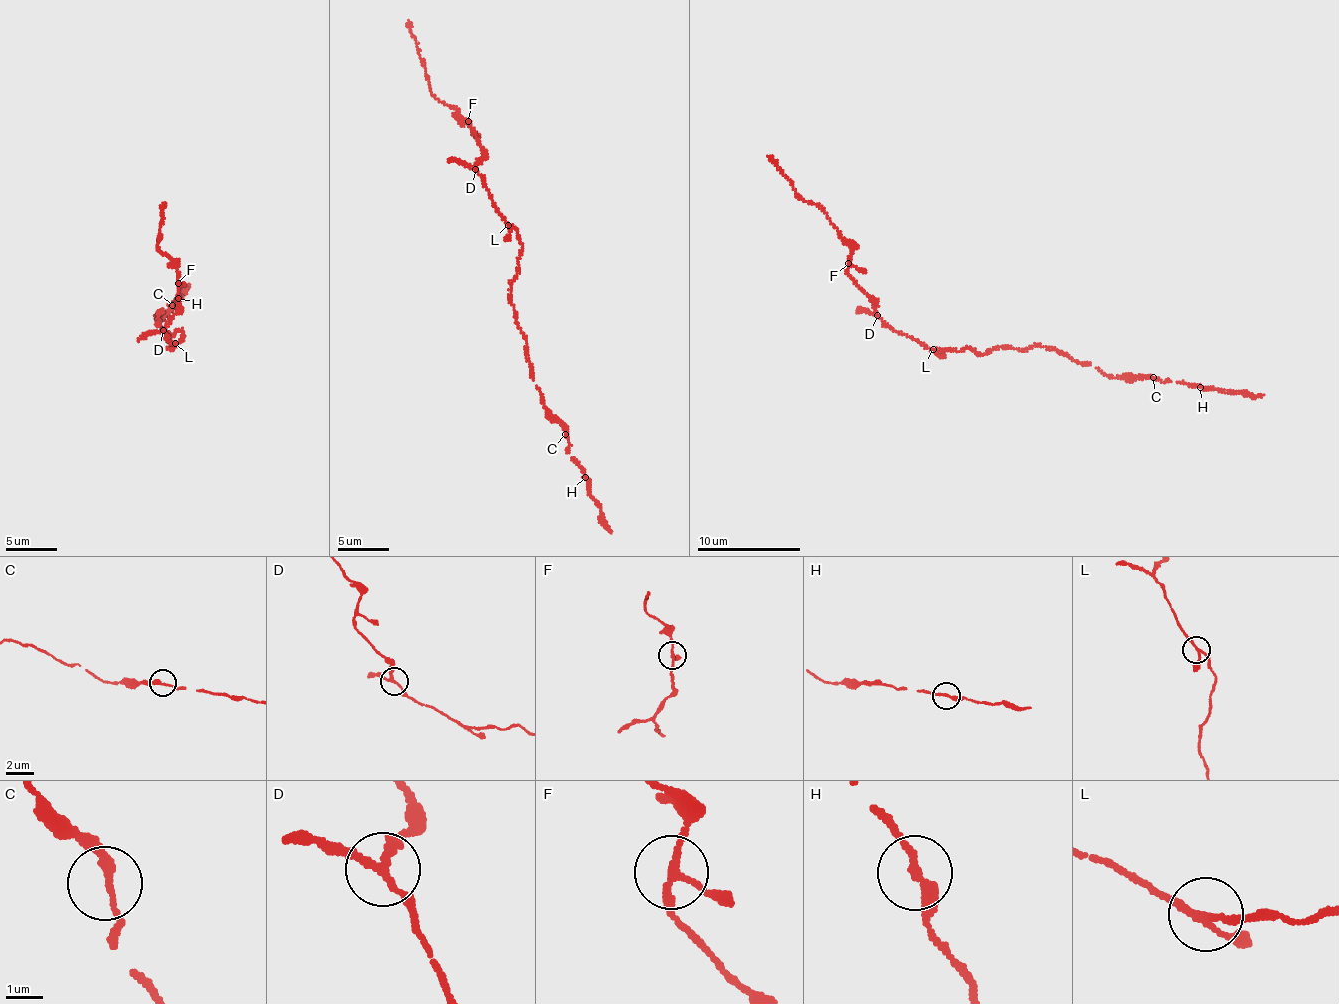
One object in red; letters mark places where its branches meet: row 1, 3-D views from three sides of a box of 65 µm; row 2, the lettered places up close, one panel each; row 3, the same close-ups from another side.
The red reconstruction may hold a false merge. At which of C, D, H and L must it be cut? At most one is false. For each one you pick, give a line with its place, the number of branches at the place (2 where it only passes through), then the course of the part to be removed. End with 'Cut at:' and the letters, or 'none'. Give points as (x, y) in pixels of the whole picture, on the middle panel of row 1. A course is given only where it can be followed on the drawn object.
D: (475, 169) | 3 | (475, 169), (482, 153), (470, 124), (431, 92), (408, 20)
Cut at: D

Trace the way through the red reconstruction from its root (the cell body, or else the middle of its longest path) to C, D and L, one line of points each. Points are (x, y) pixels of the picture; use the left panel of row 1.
C: (175, 331), (170, 335), (161, 328), (157, 317), (162, 310), (154, 315), (158, 322), (172, 305)
D: (175, 331), (179, 330), (185, 336), (175, 344), (163, 331)
L: (175, 331), (179, 330), (185, 336), (175, 343)

